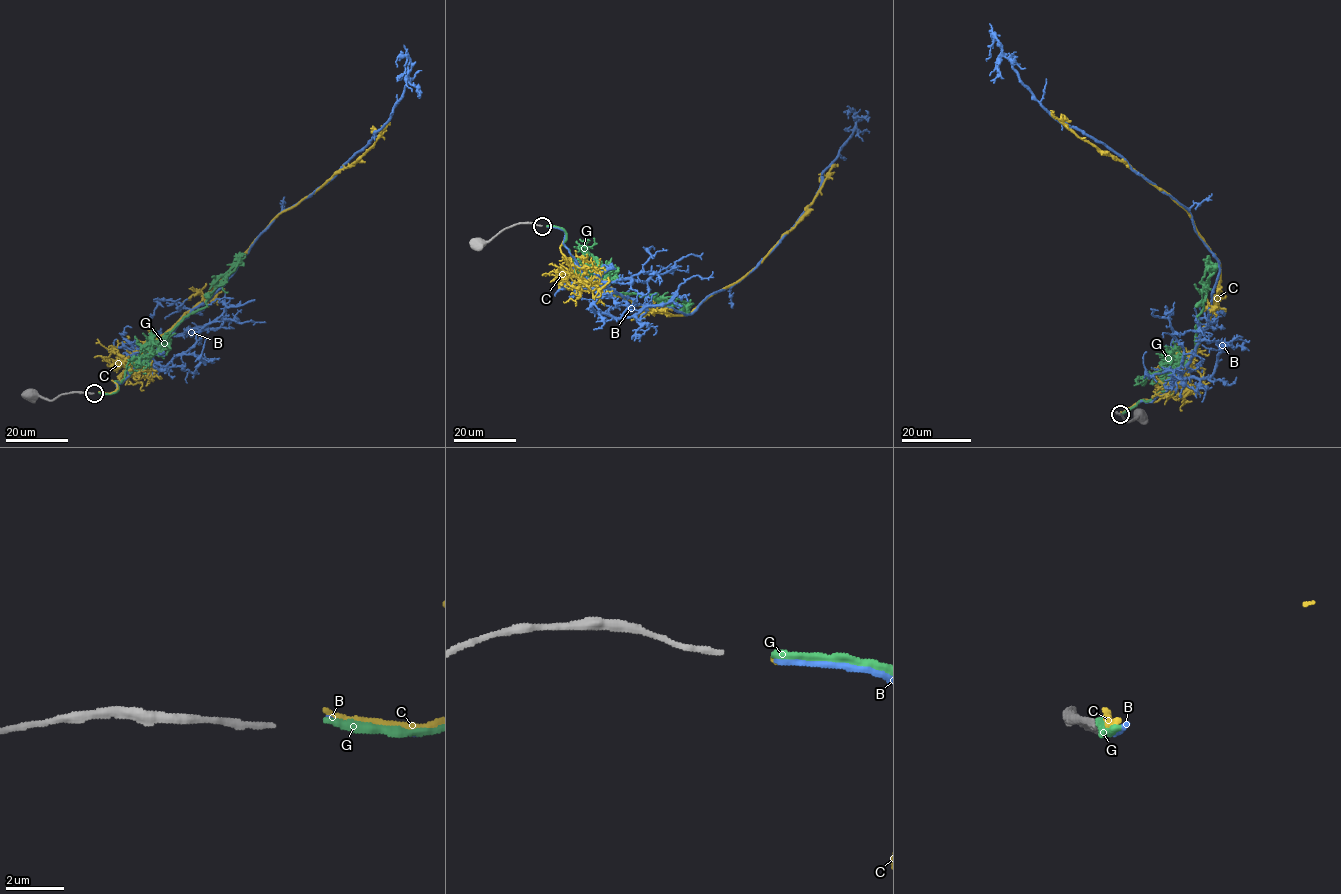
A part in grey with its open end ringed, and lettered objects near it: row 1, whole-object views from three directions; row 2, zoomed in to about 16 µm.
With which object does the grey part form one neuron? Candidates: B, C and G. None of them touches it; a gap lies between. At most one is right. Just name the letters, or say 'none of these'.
none of these

